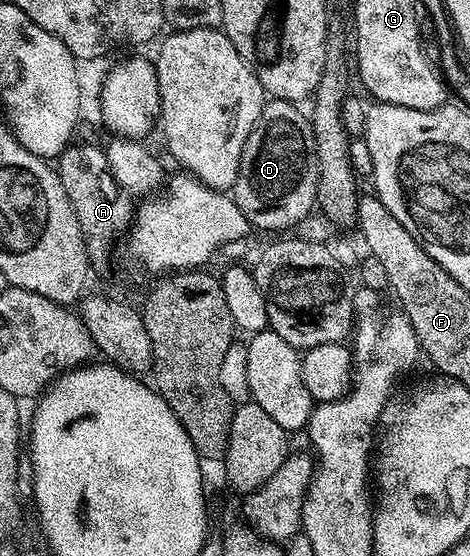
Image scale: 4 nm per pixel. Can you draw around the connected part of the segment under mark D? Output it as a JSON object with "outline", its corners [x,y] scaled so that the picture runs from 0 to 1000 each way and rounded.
{"outline":[[[568,178],[557,203],[519,255],[511,284],[511,306],[494,340],[498,369],[523,388],[523,397],[543,412],[600,421],[606,410],[634,406],[670,379],[677,356],[677,295],[668,272],[668,241],[653,203],[643,203],[632,185],[613,180]]]}

